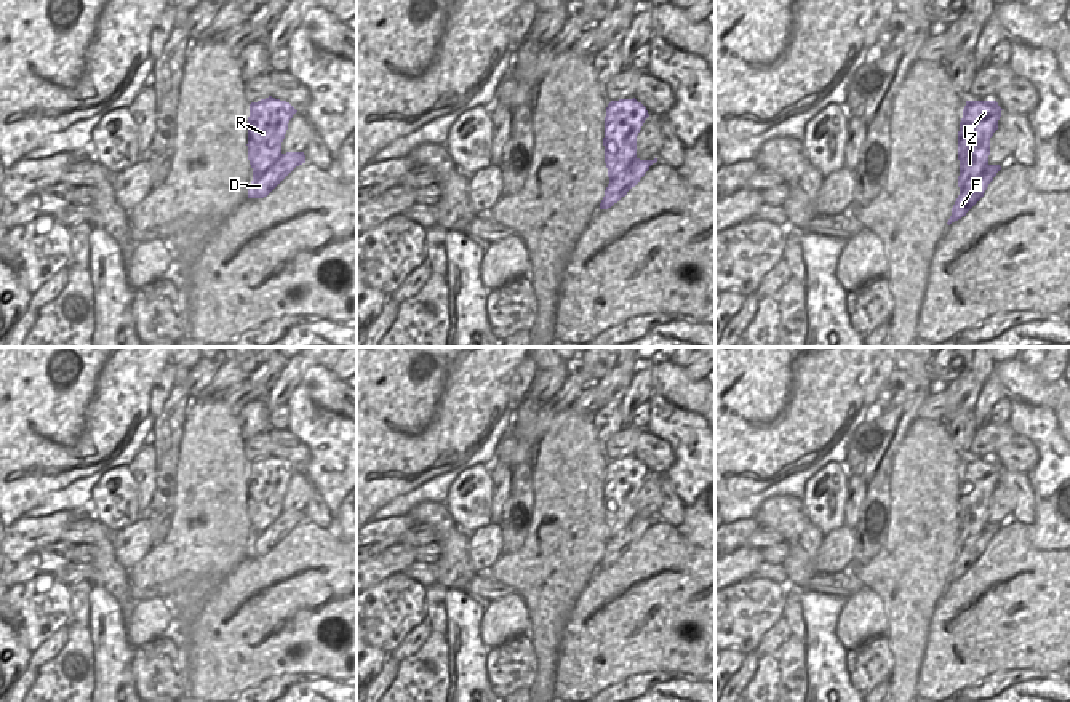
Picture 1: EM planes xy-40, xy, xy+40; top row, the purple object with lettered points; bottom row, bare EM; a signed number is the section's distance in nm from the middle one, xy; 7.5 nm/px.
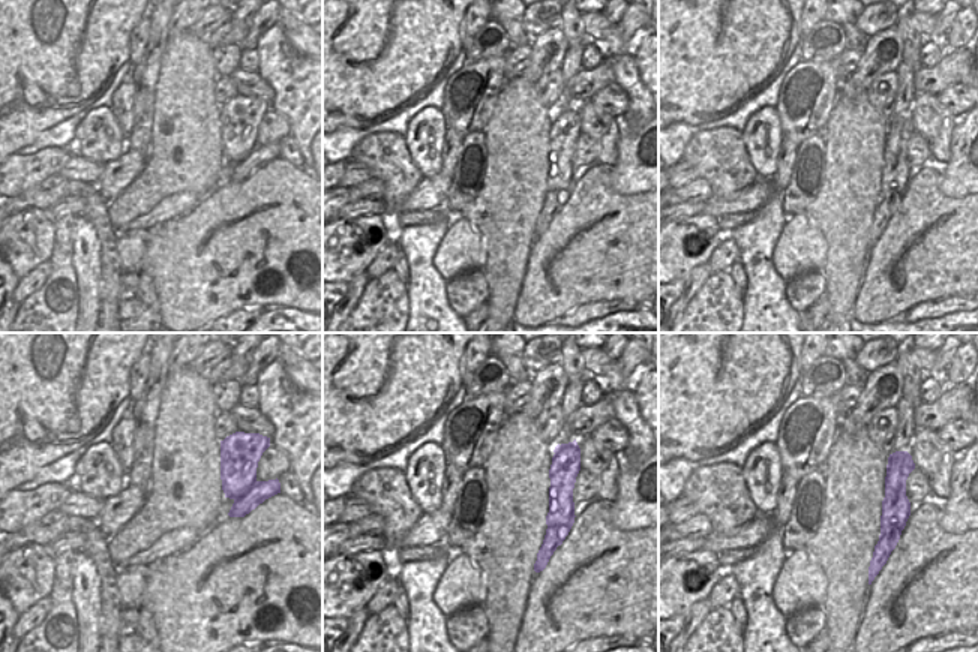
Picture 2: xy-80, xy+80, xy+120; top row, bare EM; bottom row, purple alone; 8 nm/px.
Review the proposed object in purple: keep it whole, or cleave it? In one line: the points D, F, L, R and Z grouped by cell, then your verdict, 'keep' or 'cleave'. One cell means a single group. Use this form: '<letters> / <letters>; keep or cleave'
D F / L R Z; cleave

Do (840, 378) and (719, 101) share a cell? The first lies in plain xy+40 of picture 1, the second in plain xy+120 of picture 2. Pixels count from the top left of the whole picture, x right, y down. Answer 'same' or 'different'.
same

